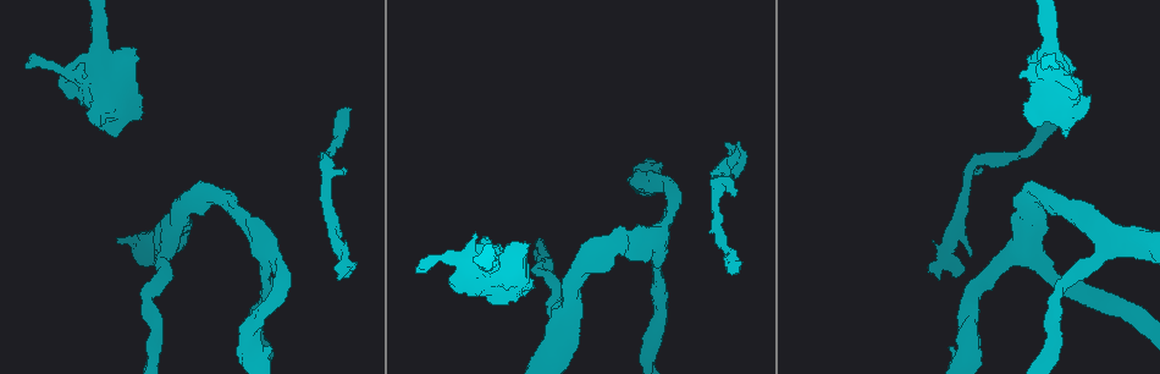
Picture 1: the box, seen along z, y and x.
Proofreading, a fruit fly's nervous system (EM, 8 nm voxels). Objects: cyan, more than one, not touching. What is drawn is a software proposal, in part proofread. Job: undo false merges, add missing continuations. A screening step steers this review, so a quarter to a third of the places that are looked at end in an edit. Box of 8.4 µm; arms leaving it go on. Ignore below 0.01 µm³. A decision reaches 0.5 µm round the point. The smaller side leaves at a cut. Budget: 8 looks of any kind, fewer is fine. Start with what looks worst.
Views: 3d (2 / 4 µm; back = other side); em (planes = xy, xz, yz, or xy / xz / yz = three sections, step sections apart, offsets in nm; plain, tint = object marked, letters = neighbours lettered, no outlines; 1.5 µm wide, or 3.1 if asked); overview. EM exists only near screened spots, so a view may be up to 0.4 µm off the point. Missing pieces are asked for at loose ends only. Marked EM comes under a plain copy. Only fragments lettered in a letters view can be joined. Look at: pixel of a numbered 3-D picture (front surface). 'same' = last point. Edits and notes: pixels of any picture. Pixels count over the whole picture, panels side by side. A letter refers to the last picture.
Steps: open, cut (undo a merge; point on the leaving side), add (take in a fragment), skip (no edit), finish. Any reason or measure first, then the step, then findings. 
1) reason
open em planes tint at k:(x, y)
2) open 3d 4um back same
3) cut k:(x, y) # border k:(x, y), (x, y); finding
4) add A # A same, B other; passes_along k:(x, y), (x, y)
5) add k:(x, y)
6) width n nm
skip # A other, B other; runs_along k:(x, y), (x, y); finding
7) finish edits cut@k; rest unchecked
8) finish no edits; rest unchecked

free end
open em xz step 8 tint at 1:(1025, 72)

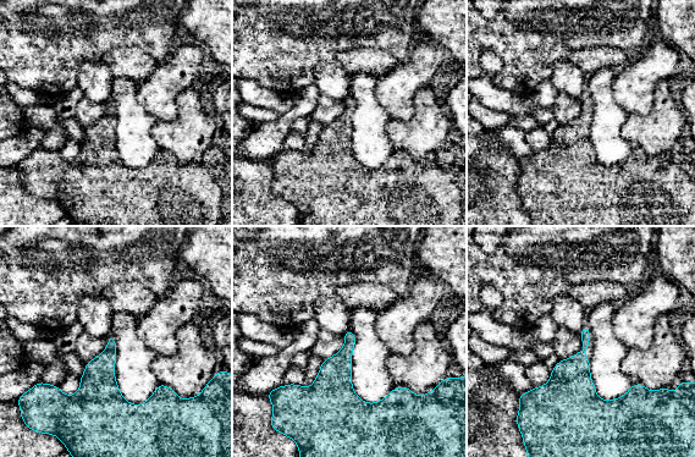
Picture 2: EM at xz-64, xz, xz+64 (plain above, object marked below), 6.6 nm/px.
another direction
open em xy step 4 letters same

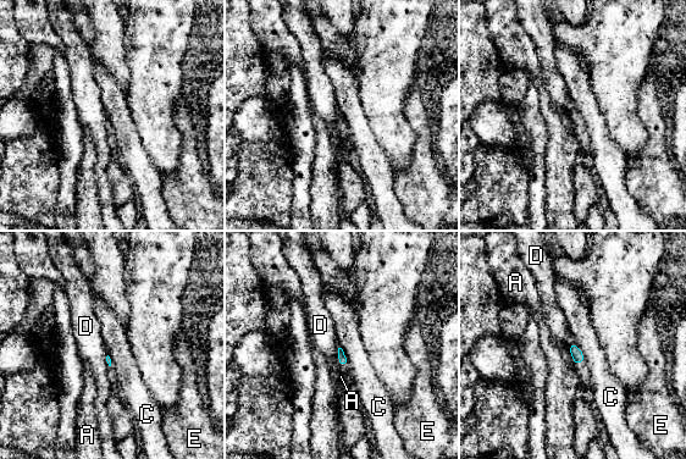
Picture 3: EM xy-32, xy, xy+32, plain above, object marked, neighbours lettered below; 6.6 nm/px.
skip # A other, C other, D other, E other; border 3:(571, 341), (586, 361); none of them fits

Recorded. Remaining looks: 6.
sharp bend
open em planes letters at 1:(1054, 296)

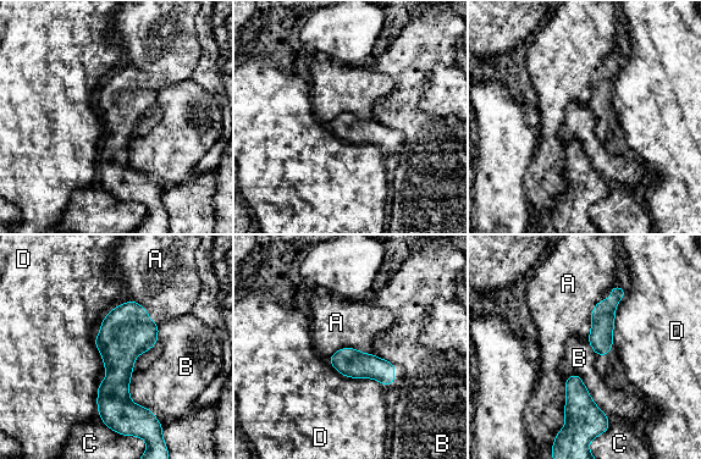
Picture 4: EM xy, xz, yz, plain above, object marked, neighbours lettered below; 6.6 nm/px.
skip # A other, B other, C other, D other; border 4:(613, 287), (595, 305), (586, 337); all the same cell

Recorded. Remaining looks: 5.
arms part here
open em xy step 4 tint at 1:(334, 219)

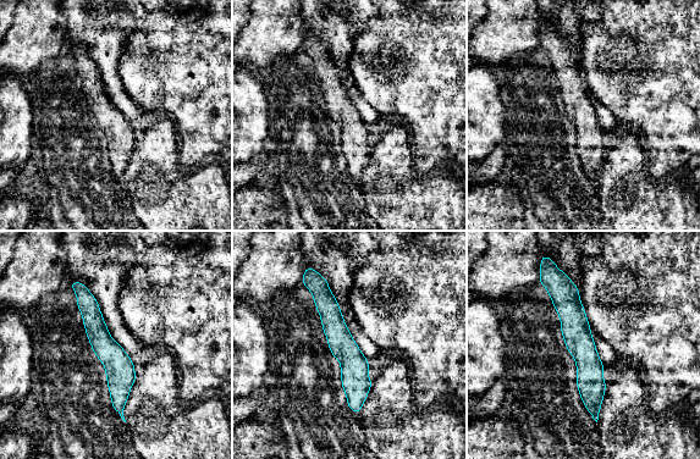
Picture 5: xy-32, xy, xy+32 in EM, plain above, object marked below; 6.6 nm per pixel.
another direction
open em planes letters same

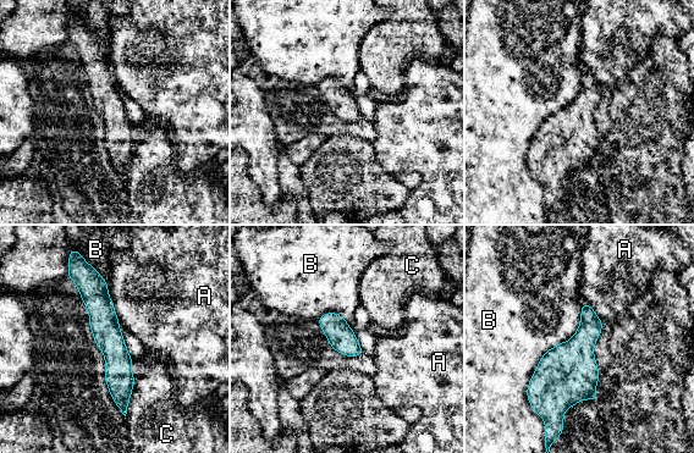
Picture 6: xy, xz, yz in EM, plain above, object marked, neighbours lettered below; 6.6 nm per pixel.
width 170 nm
skip # A other, B other, C other; border 6:(580, 307), (528, 385), (540, 416); one cell here

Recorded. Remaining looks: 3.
finish no edits; rest unchecked

